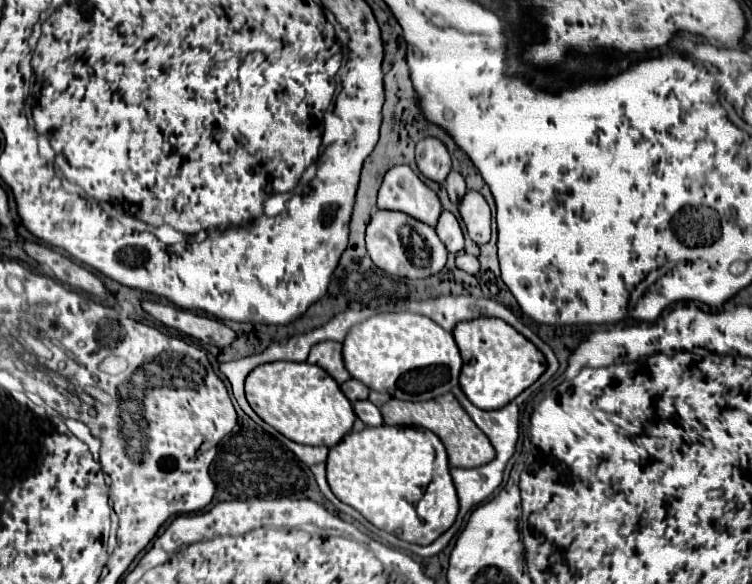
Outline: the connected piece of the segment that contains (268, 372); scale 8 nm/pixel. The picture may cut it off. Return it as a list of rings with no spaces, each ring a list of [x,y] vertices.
[[[265,363],[253,369],[245,381],[251,409],[273,429],[295,443],[337,445],[353,427],[355,411],[343,395],[339,383],[317,365],[309,363]]]

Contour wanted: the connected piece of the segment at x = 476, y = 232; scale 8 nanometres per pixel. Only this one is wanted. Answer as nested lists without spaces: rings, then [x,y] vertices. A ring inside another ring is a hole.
[[[469,189],[459,201],[459,213],[467,227],[469,237],[479,245],[487,243],[491,235],[491,209],[483,195]]]

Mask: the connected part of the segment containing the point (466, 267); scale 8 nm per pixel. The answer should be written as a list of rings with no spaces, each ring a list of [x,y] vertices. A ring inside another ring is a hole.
[[[467,253],[459,255],[455,263],[457,263],[457,267],[459,267],[459,269],[463,269],[463,271],[467,271],[467,273],[473,273],[473,275],[481,269],[479,259],[477,259],[477,257],[473,257],[473,255],[467,255]]]

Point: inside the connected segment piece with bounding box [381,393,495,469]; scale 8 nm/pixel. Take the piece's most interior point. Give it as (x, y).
(467, 447)

